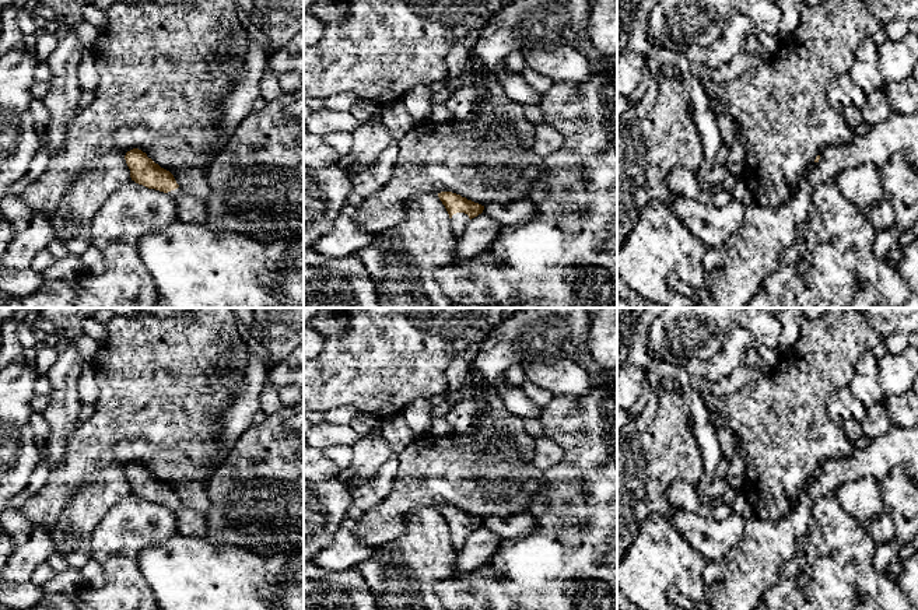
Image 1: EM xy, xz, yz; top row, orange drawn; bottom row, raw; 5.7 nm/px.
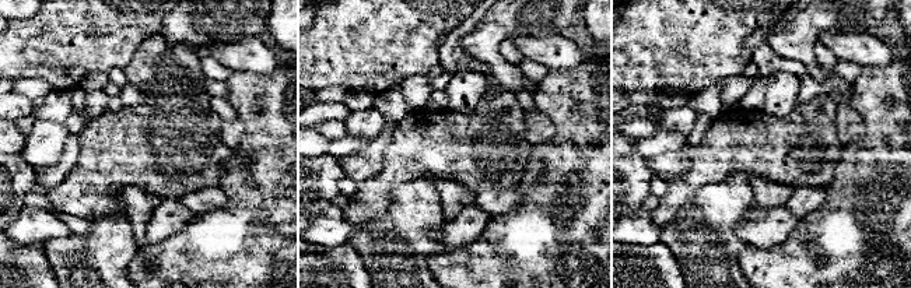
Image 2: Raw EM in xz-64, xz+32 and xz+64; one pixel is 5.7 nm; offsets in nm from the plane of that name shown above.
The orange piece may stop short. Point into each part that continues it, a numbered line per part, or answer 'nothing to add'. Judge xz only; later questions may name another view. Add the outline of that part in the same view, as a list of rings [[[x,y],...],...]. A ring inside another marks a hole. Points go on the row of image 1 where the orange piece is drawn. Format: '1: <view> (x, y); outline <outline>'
1: xz (459, 220); outline [[[456,213],[451,218],[451,228],[455,236],[463,234],[466,224],[470,221],[469,215],[465,213]]]

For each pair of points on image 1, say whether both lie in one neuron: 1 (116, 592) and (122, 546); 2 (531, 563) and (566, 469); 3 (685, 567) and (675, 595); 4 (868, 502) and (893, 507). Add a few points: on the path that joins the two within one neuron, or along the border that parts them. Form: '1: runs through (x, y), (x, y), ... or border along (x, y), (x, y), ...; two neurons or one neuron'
1: runs through (122, 581), (122, 563), (128, 557); one neuron
2: runs through (550, 543), (564, 518), (560, 502), (564, 493); one neuron
3: border along (668, 589), (673, 585), (685, 595); two neurons
4: border along (880, 486), (883, 511); two neurons

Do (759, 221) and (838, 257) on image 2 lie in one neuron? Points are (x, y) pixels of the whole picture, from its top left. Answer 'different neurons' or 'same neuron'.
different neurons

